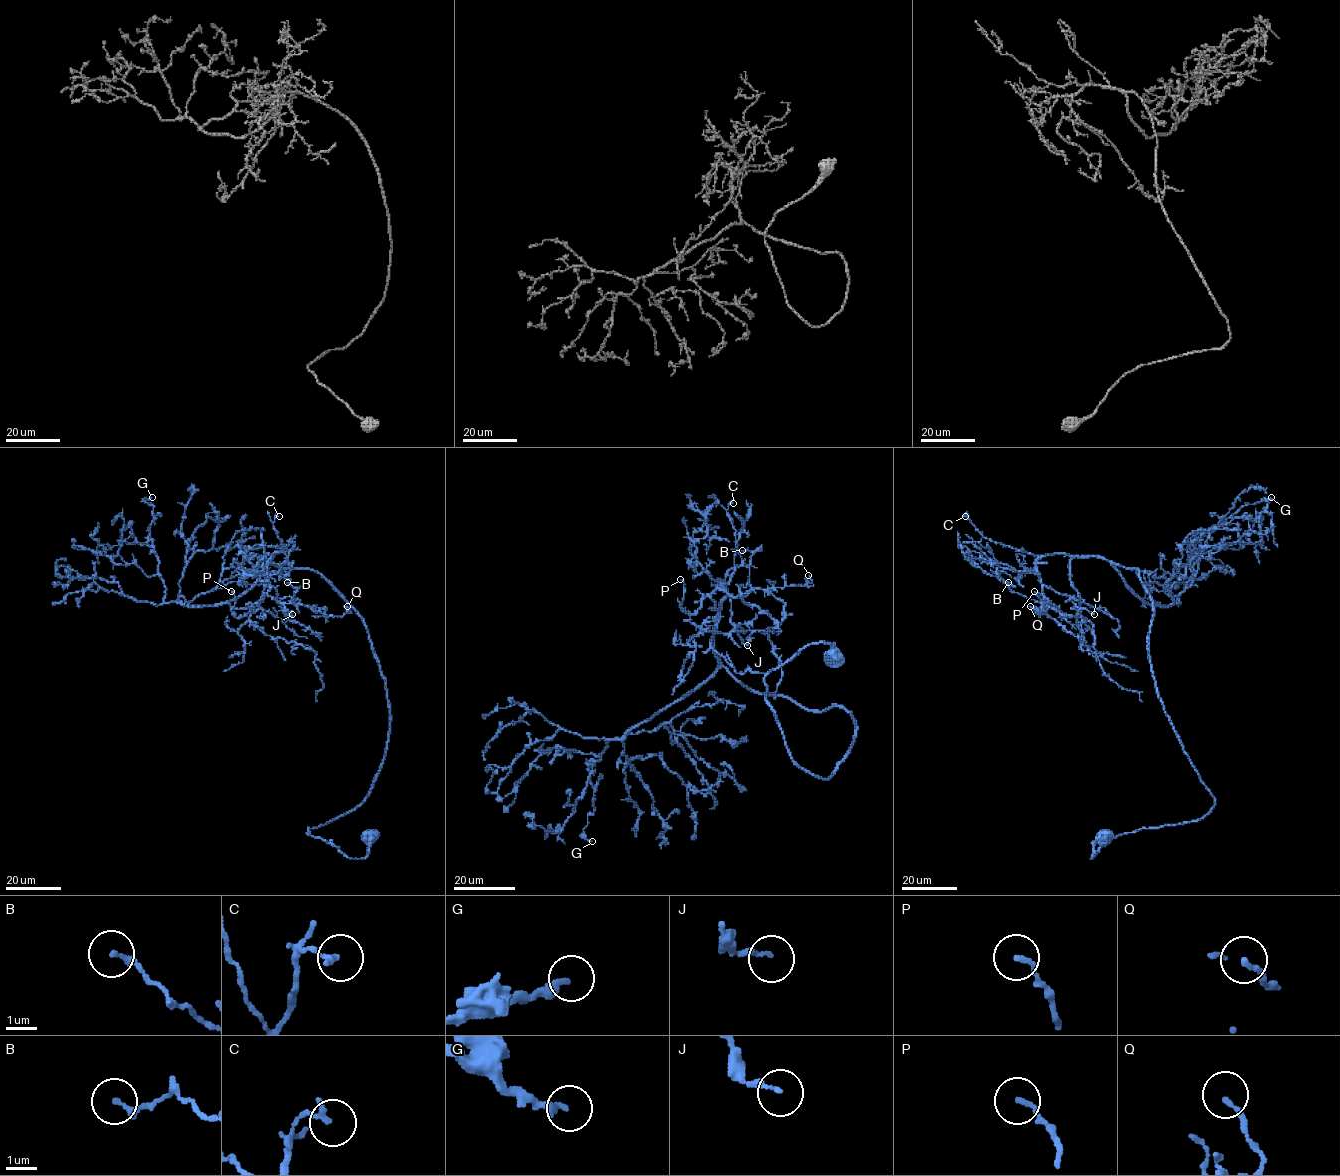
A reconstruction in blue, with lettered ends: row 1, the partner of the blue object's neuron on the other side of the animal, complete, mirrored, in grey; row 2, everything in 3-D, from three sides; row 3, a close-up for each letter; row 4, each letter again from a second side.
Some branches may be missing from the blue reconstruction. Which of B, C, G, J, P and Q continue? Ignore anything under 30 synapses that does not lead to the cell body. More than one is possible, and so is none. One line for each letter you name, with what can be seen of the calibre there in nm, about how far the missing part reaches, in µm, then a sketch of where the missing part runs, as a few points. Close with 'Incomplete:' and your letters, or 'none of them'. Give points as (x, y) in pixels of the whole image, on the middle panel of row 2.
Incomplete: none of them

